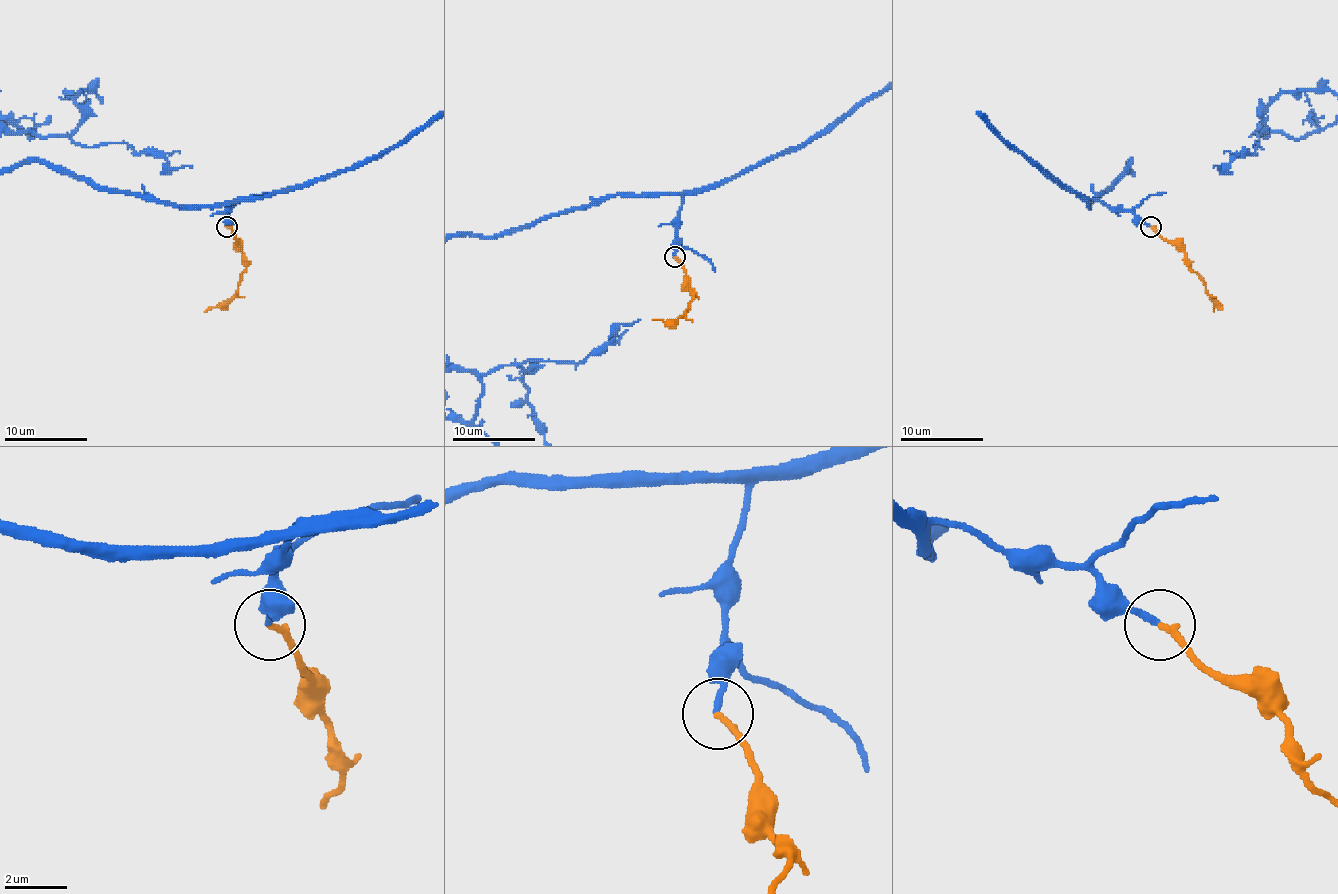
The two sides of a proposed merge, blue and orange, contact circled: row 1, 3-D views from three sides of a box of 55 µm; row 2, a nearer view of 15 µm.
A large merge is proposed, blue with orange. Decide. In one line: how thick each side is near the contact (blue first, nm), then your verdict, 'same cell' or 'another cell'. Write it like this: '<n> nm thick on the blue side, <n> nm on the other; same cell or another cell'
200 nm thick on the blue side, 200 nm on the other; same cell

